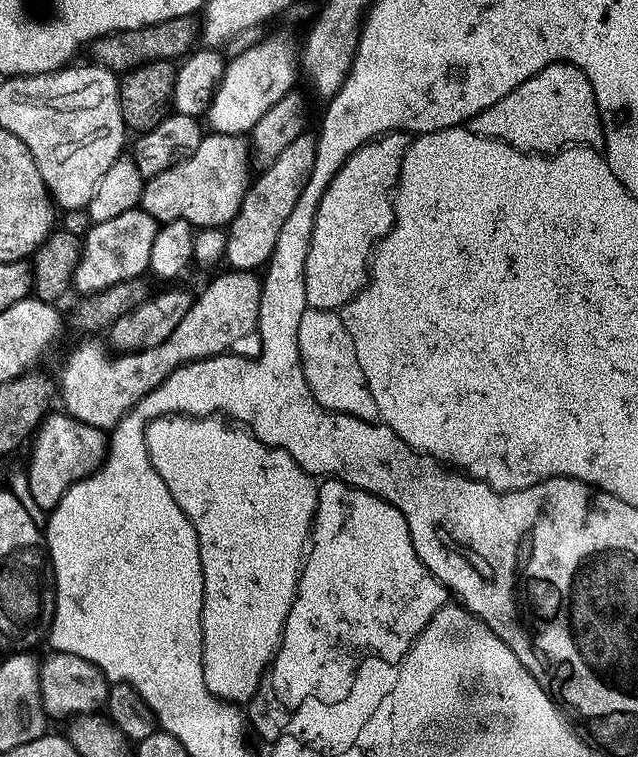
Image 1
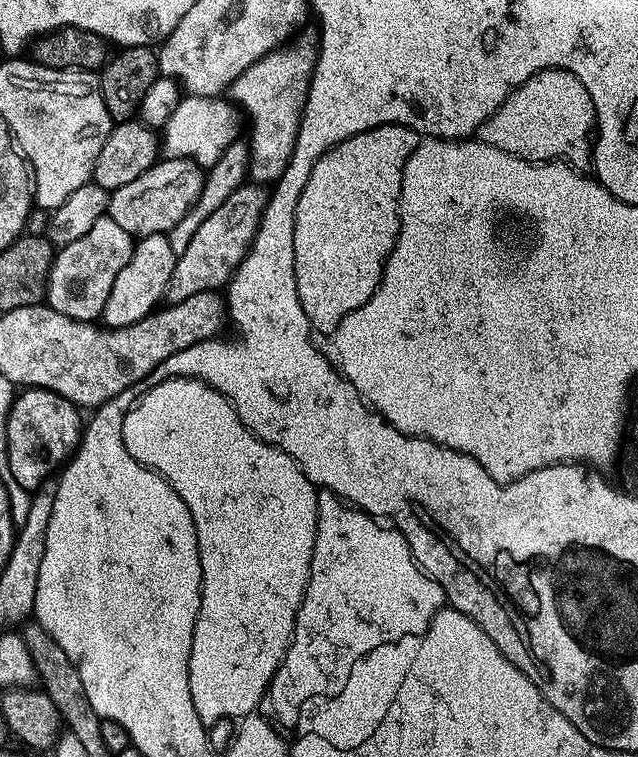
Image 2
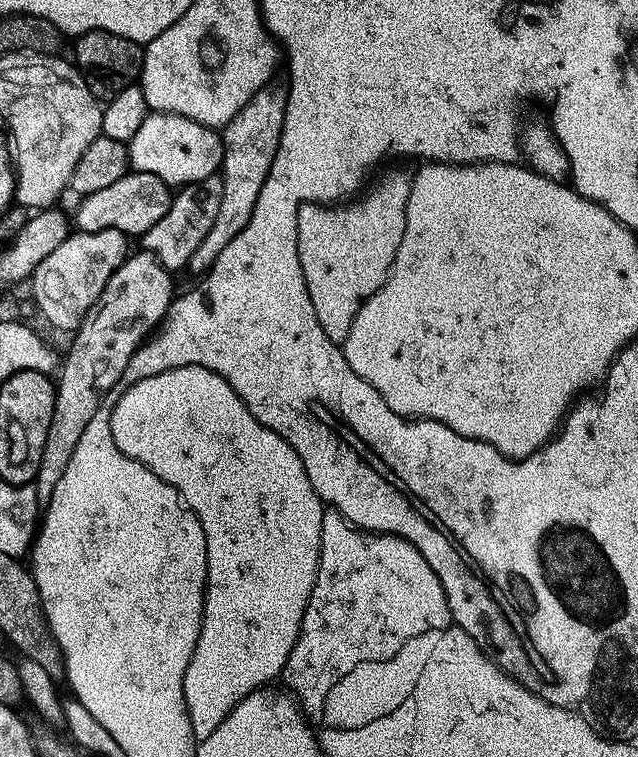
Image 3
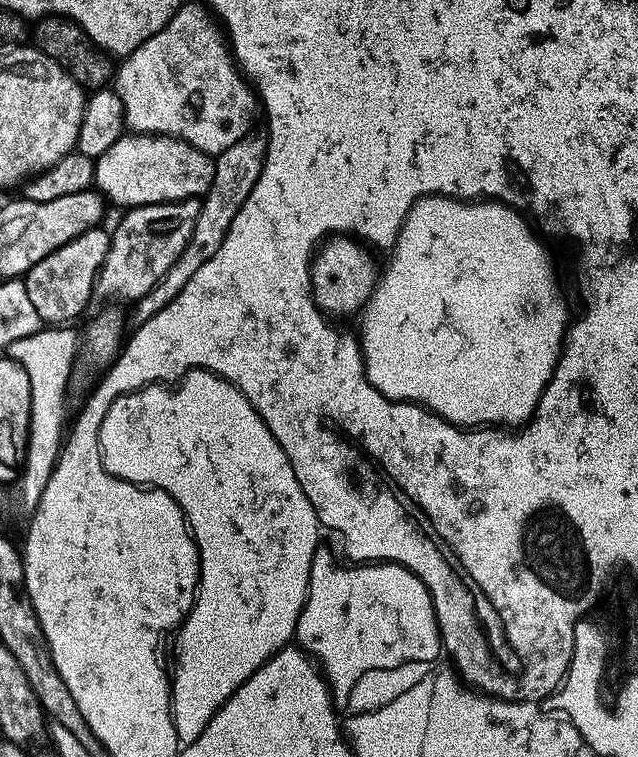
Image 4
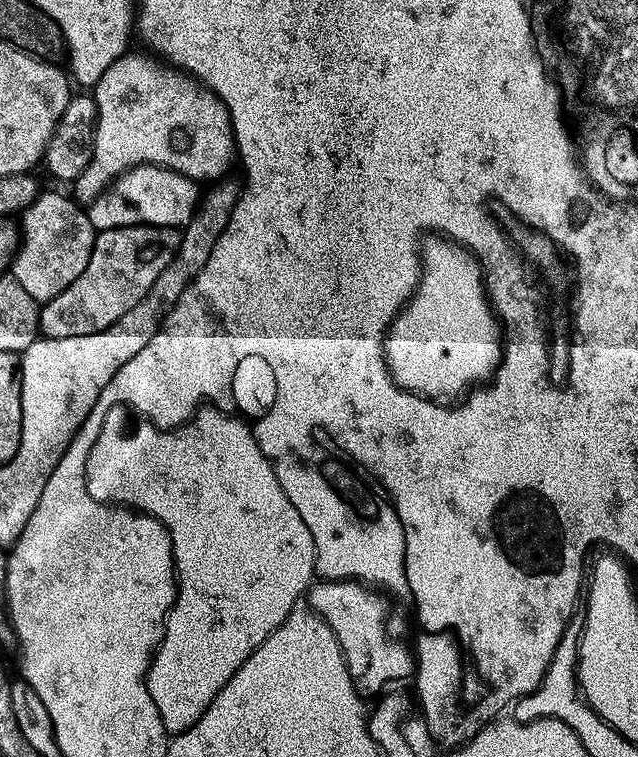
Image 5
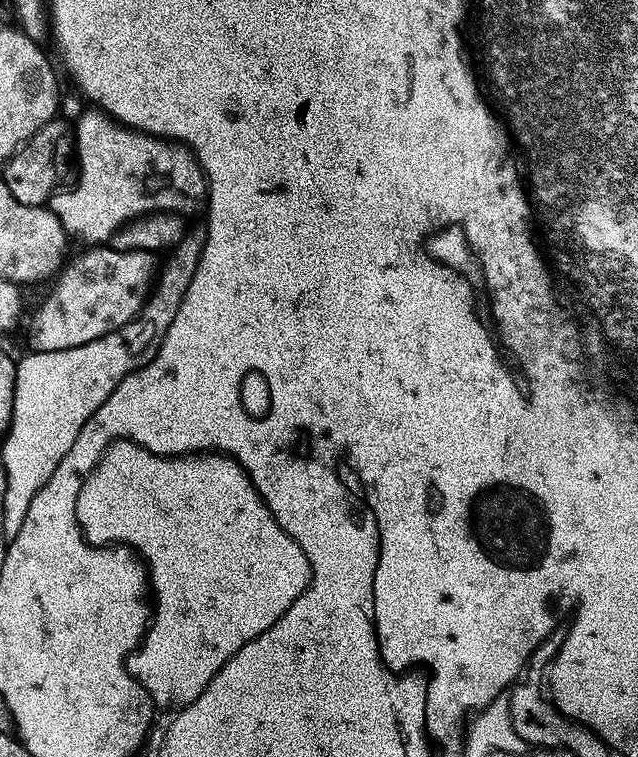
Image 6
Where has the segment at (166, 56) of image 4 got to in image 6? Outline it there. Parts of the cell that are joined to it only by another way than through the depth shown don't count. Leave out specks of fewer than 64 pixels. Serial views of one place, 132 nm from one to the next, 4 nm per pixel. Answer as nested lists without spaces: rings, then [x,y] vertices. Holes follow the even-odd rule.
[[[88,110],[92,112],[84,112],[74,122],[74,157],[80,163],[80,173],[76,176],[76,181],[73,182],[72,188],[68,188],[65,192],[56,190],[52,192],[50,199],[50,207],[52,213],[62,222],[64,231],[68,233],[73,241],[81,240],[84,246],[104,246],[111,241],[112,237],[124,227],[125,224],[131,224],[133,220],[149,215],[154,212],[170,212],[179,214],[181,217],[188,218],[188,215],[195,210],[196,207],[201,207],[202,201],[205,199],[208,191],[208,181],[204,178],[204,172],[200,168],[200,163],[196,161],[196,157],[192,154],[192,149],[184,147],[179,142],[169,142],[154,136],[148,135],[147,132],[137,132],[131,128],[123,127],[116,123],[111,116],[106,112],[99,110]]]

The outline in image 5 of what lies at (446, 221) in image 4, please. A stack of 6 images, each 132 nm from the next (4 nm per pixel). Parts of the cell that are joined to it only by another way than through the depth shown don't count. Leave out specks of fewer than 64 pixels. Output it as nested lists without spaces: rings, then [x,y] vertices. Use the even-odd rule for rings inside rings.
[[[433,235],[431,240],[436,249],[432,252],[429,277],[419,277],[414,295],[404,305],[400,315],[392,321],[384,338],[384,359],[392,379],[399,387],[430,400],[448,402],[451,401],[448,400],[451,396],[463,397],[469,389],[487,381],[497,371],[496,363],[500,364],[502,360],[502,324],[494,315],[493,309],[491,308],[492,312],[488,309],[490,300],[487,295],[484,297],[484,288],[480,285],[482,268],[479,263],[476,265],[477,257],[463,243],[447,239],[443,235]]]

